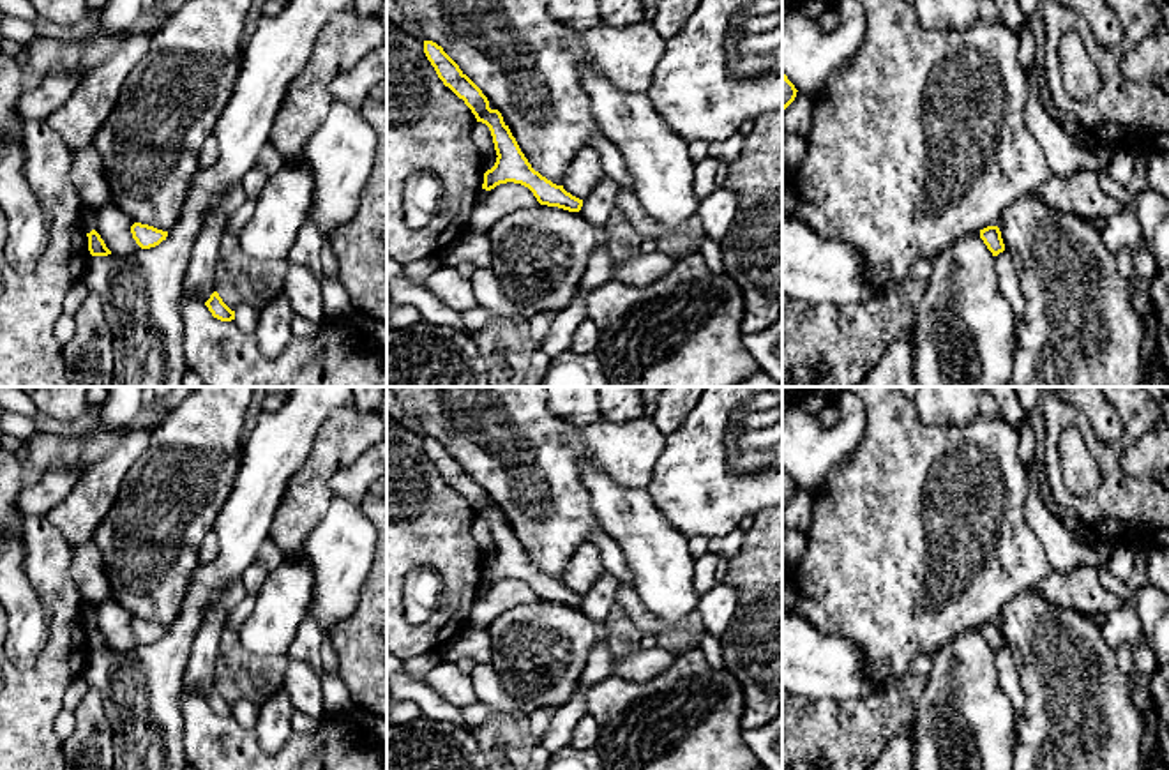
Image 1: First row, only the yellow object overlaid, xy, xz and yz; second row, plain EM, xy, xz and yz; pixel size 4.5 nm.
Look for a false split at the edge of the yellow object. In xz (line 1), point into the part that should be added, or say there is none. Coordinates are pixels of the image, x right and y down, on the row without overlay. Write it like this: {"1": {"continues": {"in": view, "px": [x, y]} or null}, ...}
{"1": {"continues": null}}

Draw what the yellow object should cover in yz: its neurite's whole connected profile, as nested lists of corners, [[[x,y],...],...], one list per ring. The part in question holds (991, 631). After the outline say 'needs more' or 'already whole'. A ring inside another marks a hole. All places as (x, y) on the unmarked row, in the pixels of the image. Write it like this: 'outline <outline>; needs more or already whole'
outline [[[987,622],[980,625],[980,634],[987,641],[987,645],[992,648],[992,652],[998,652],[999,648],[1005,646],[1005,639],[998,622]]]; already whole

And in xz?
outline [[[424,436],[424,449],[434,463],[438,473],[471,505],[477,517],[489,523],[496,558],[484,569],[482,585],[491,586],[500,579],[514,578],[528,583],[540,600],[579,608],[583,595],[572,592],[532,563],[521,547],[516,533],[498,505],[489,503],[482,486],[459,464],[459,461],[433,436]]]; already whole

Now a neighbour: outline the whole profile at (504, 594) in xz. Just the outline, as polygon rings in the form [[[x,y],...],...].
[[[514,578],[500,579],[487,586],[480,599],[473,600],[466,625],[473,630],[486,630],[502,611],[521,602],[537,600],[540,599],[528,583]]]

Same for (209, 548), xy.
[[[212,530],[203,537],[198,547],[198,563],[201,565],[201,563],[214,562],[217,553],[219,553],[219,539],[215,532]]]

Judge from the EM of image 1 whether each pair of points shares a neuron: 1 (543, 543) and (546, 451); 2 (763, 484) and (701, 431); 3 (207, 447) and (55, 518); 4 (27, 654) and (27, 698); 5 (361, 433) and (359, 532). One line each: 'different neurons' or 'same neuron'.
1: same neuron
2: same neuron
3: different neurons
4: different neurons
5: different neurons

